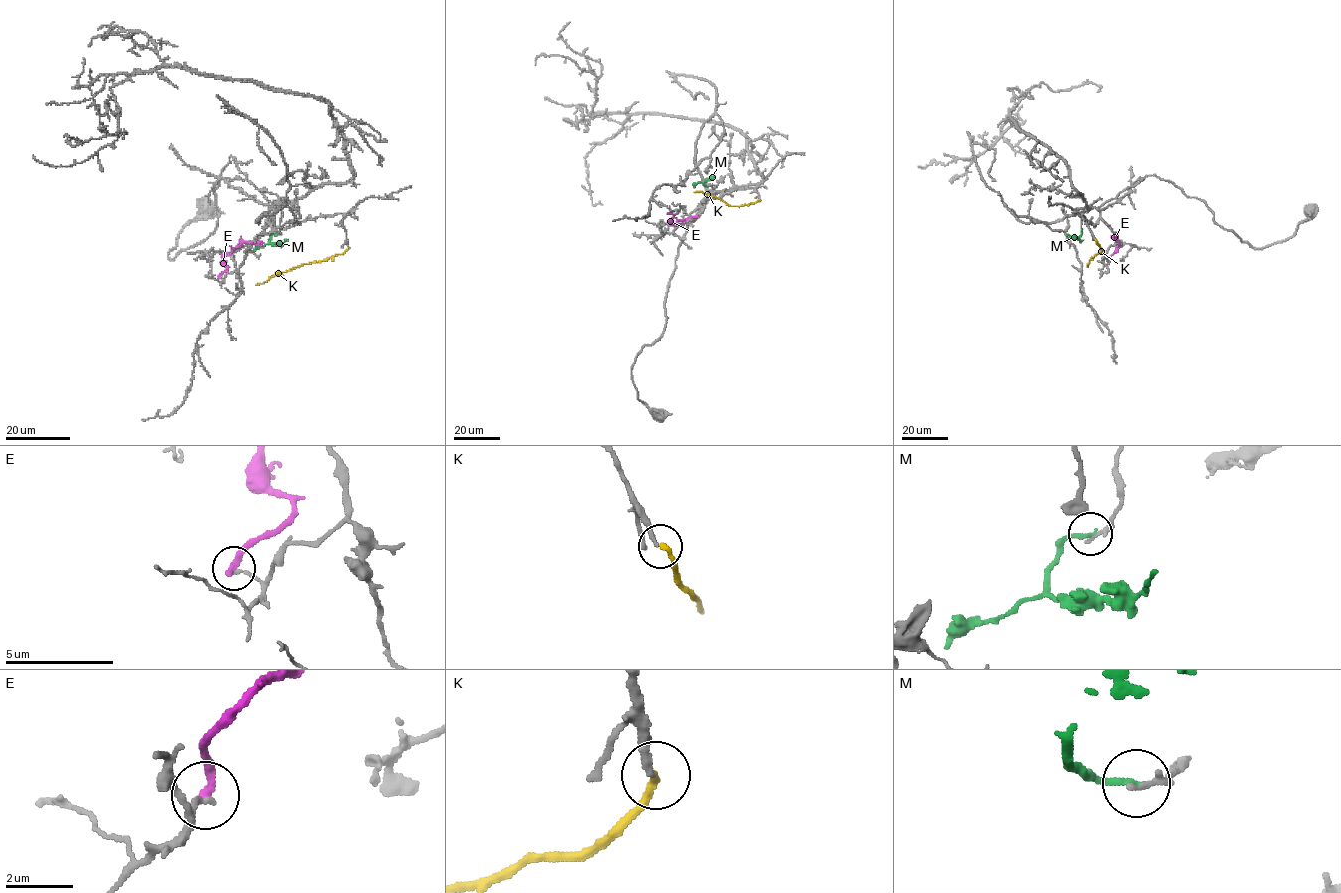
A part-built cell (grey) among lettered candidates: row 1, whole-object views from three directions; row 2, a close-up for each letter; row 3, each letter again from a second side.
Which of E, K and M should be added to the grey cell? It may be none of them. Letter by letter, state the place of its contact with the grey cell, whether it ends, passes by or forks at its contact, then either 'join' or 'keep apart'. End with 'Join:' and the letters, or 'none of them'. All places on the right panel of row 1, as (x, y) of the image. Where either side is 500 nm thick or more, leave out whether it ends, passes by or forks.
E: meets grey at (1109, 261); it ends there; keep apart
K: meets grey at (1095, 239); it ends there; join
M: meets grey at (1082, 230); it ends there; keep apart
Join: K

